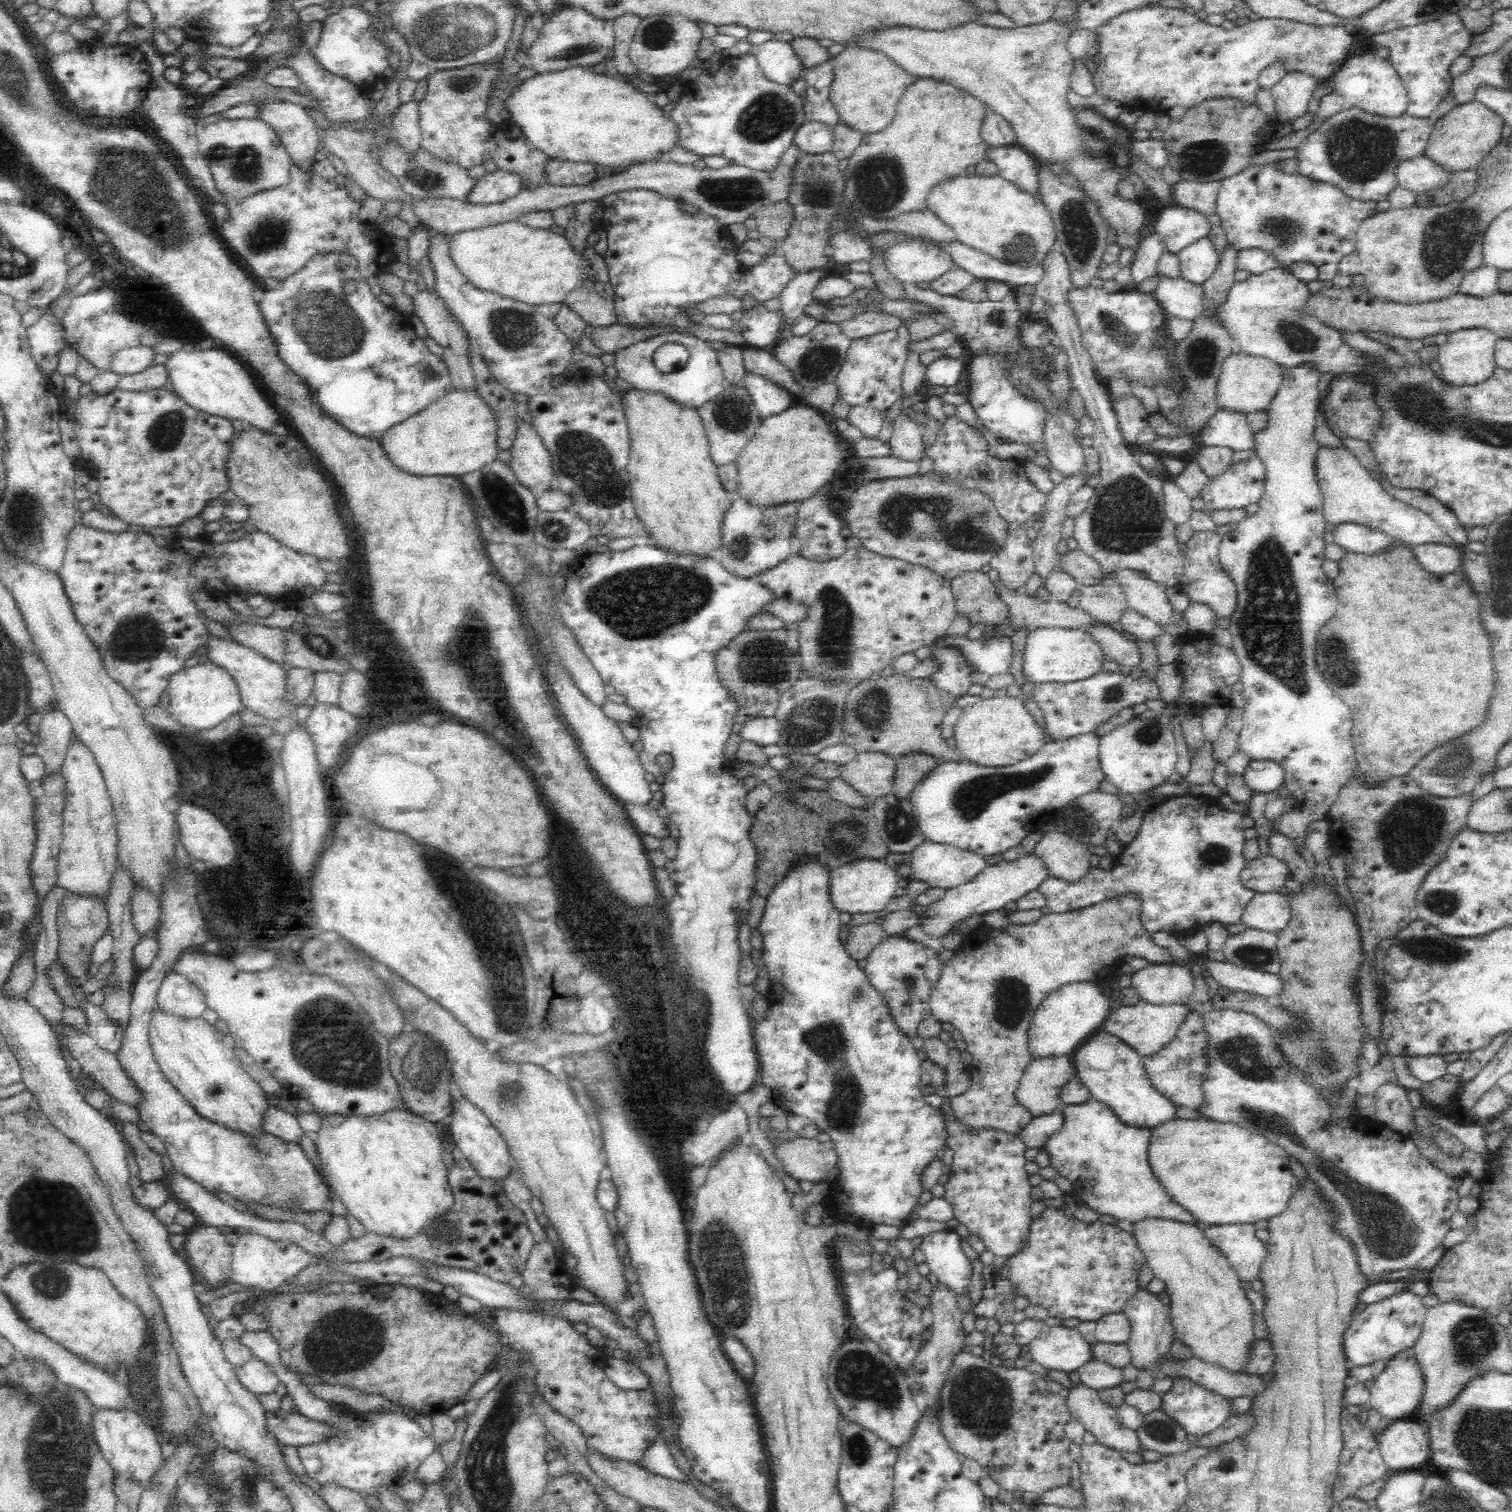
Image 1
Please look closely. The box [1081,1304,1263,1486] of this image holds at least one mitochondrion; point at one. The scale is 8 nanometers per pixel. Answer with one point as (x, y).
(1163, 1432)

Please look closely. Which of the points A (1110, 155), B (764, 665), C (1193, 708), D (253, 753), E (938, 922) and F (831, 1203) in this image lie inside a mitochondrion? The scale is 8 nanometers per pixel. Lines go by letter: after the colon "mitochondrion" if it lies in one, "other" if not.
A: other
B: mitochondrion
C: other
D: other
E: other
F: other

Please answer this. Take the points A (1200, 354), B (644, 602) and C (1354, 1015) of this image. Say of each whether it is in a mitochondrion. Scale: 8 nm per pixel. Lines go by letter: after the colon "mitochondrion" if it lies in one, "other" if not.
A: mitochondrion
B: mitochondrion
C: other

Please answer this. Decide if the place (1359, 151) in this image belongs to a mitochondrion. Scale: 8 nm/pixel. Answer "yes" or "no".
yes

